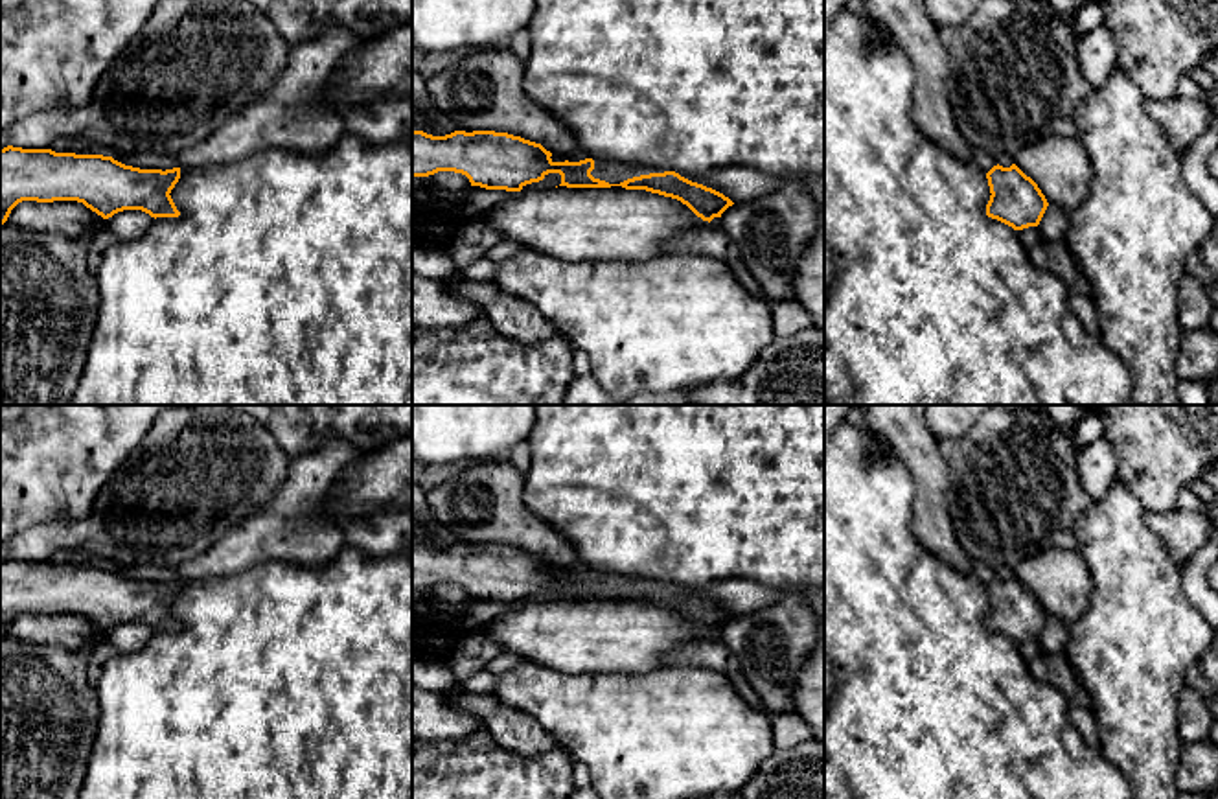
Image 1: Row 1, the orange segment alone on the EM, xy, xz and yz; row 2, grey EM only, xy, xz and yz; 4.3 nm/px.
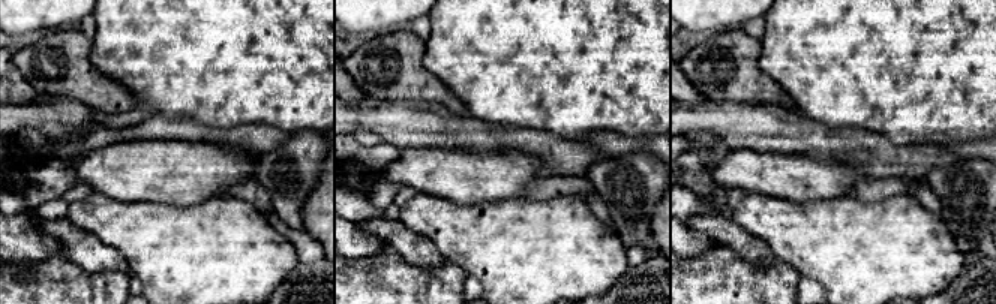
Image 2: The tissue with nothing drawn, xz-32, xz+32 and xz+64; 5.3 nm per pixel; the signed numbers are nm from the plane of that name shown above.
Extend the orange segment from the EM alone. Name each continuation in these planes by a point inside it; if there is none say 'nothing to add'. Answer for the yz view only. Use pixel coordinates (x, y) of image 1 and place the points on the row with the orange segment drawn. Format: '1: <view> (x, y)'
nothing to add

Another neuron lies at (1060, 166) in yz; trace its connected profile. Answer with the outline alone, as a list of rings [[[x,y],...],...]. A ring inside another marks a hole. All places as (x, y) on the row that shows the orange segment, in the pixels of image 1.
[[[1076,136],[1036,140],[1014,155],[1014,164],[1038,184],[1049,204],[1067,214],[1089,195],[1093,164]]]

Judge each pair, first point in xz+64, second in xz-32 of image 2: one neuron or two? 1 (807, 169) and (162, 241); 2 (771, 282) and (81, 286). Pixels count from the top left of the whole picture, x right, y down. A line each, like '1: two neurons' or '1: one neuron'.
1: two neurons
2: one neuron

